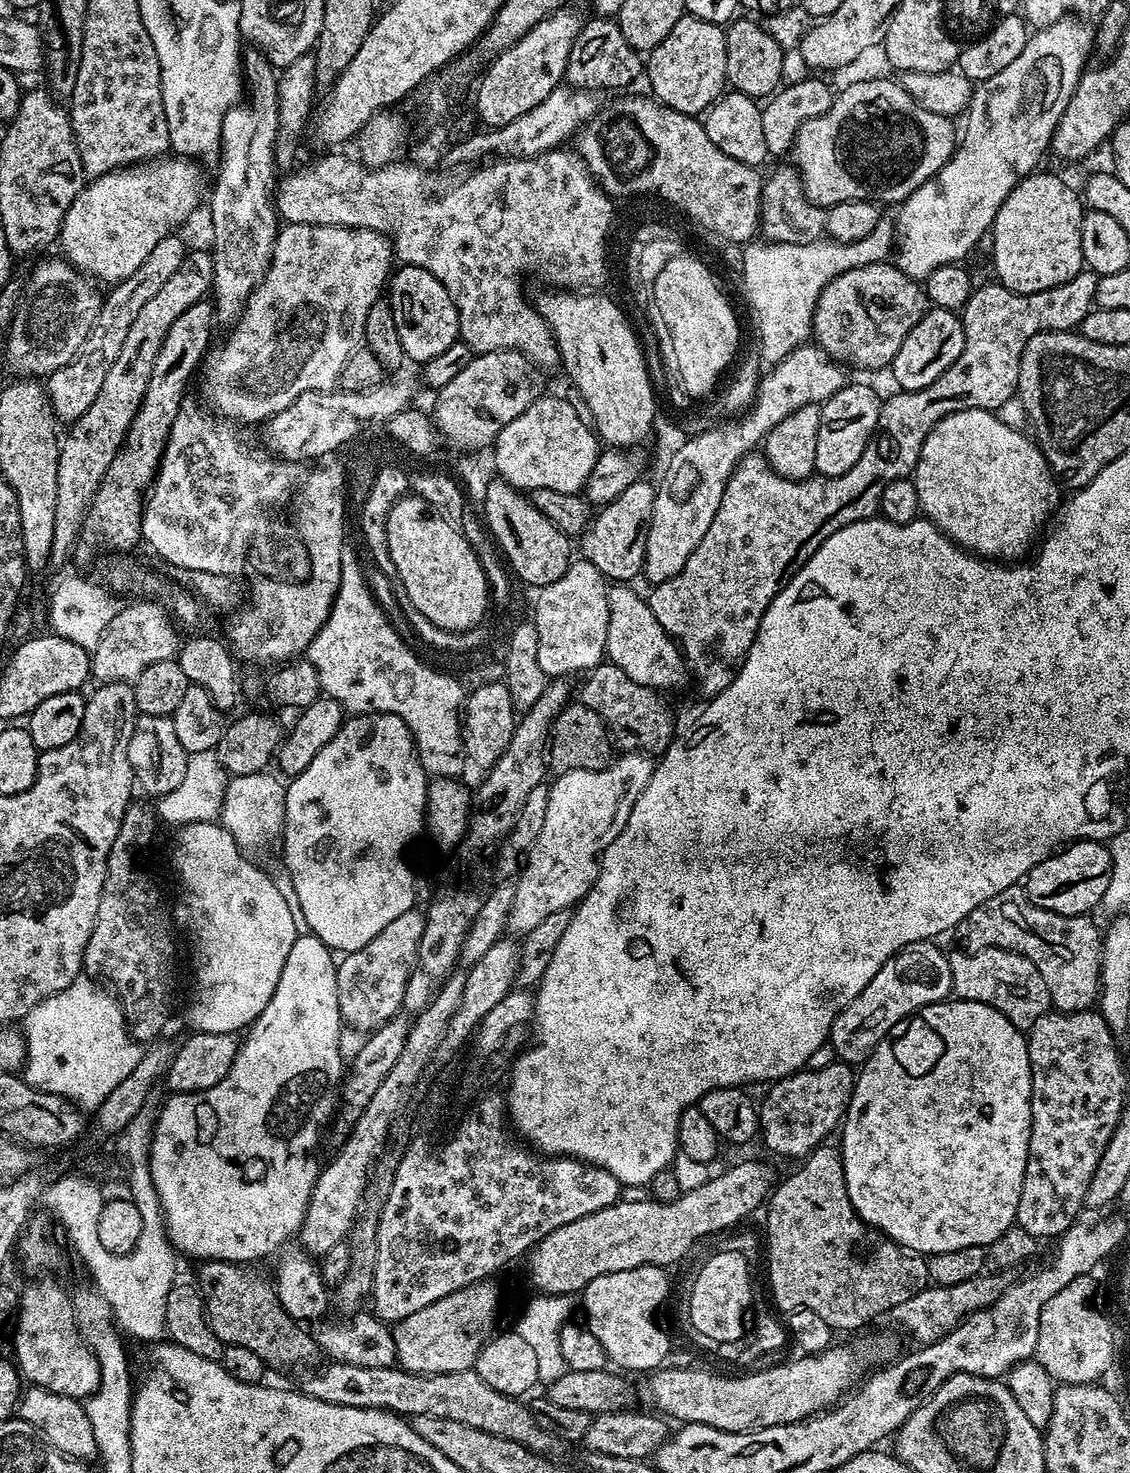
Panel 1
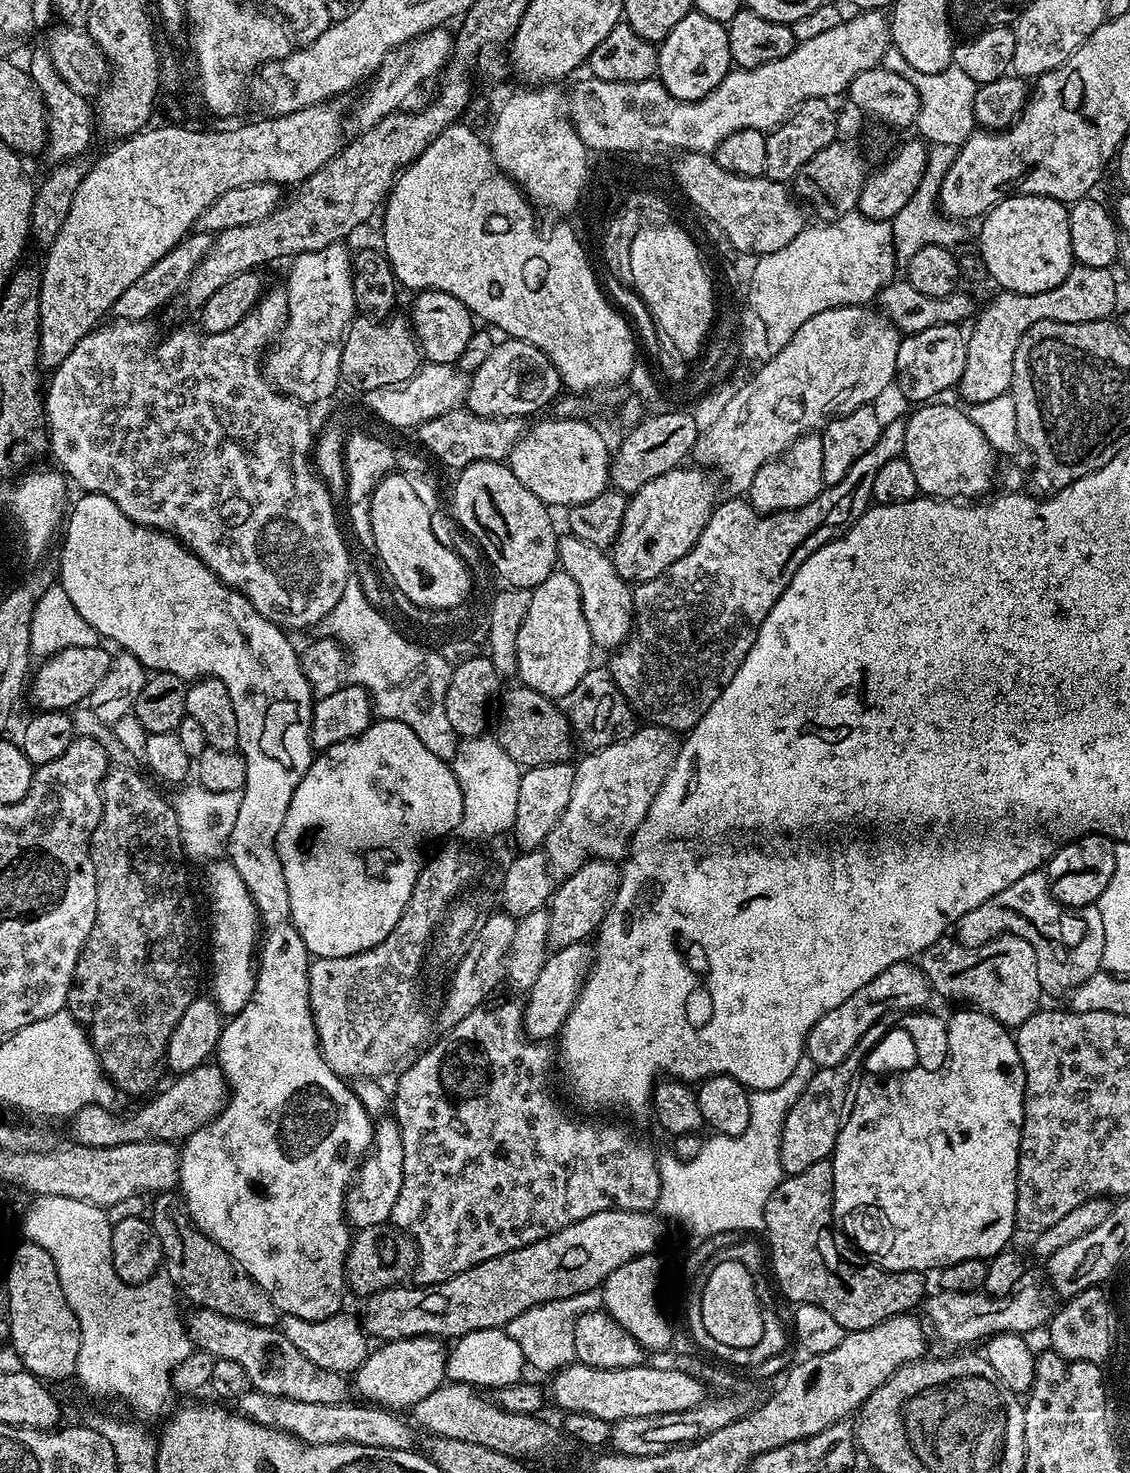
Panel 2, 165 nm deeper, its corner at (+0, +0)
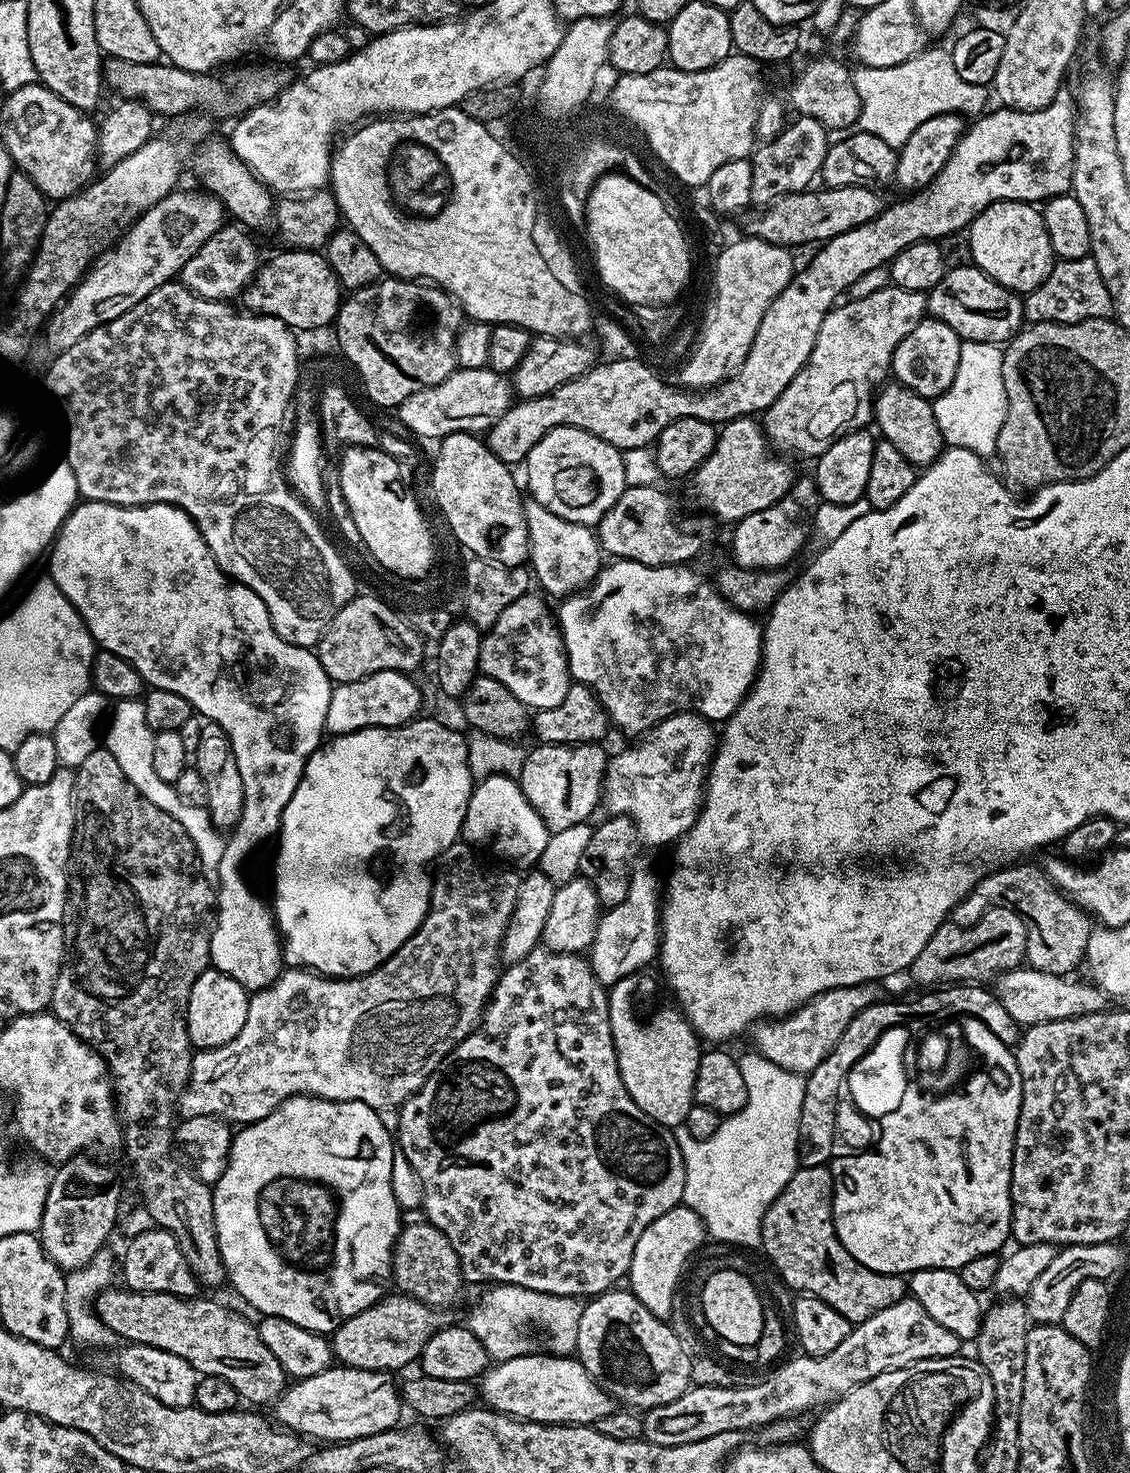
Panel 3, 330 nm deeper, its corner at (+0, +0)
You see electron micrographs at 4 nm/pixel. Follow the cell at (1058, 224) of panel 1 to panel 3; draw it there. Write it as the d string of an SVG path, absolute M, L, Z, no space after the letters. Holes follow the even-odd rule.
M999 200L986 206L986 210L972 220L966 239L972 251L971 263L1012 292L1034 291L1050 274L1054 263L1044 213L1032 202Z

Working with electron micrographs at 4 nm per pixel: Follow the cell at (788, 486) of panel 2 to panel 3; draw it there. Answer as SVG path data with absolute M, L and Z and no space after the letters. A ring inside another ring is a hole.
M804 478L797 479L796 483L793 484L790 491L786 493L774 506L766 506L766 510L758 510L754 514L750 514L746 518L742 518L741 520L735 521L734 527L736 528L732 532L732 556L734 559L735 567L737 568L747 568L749 570L780 570L785 566L784 564L788 564L792 559L795 558L796 555L799 554L800 551L804 548L804 543L807 542L808 536L810 540L810 533L812 532L812 521L816 518L816 512L820 509L821 506L820 492L816 489L816 481L815 479L808 478L808 480L804 480Z

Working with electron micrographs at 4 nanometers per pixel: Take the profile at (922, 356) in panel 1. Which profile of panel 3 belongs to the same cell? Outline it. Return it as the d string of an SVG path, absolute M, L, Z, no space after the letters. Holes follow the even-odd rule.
M925 318L918 326L914 326L914 330L910 330L910 334L906 334L906 338L902 338L898 350L894 350L891 375L920 396L940 396L950 386L950 382L954 382L954 374L958 374L961 343L960 336L954 334L950 326L941 320Z

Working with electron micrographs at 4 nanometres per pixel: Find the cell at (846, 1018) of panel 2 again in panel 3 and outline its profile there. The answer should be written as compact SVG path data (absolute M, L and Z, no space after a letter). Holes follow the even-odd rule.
M876 982L855 984L849 988L835 988L829 992L823 992L815 996L813 1000L807 1000L801 1008L789 1012L783 1018L765 1018L752 1025L750 1037L754 1043L755 1051L765 1056L770 1062L774 1062L782 1070L797 1074L807 1074L834 1050L838 1038L842 1038L842 1030L850 1026L854 1014L866 1010L866 1006L881 1003L881 985Z

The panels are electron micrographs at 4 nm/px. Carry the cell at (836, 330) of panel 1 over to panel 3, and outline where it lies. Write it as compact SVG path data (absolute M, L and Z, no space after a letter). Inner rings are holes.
M975 266L948 268L942 282L938 282L938 286L931 288L926 295L927 315L950 326L950 330L954 330L954 334L958 334L961 341L1003 345L1026 324L1021 293L1010 291Z

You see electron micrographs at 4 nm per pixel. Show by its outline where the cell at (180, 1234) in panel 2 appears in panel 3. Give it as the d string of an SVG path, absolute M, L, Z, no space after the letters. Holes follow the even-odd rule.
M97 746L92 753L82 762L82 766L75 769L76 777L76 799L81 813L88 812L88 816L81 815L78 820L78 856L80 860L80 872L88 885L84 888L84 904L88 909L84 912L84 921L80 924L80 933L76 936L76 953L72 956L69 964L65 963L60 969L54 986L52 1003L50 1005L51 1015L57 1016L76 1037L86 1042L90 1047L104 1059L108 1067L108 1075L111 1077L112 1090L116 1101L116 1110L122 1129L122 1149L128 1155L132 1163L132 1172L136 1175L136 1184L140 1187L140 1196L148 1200L148 1216L151 1223L157 1228L165 1228L170 1234L174 1234L174 1242L178 1242L178 1250L182 1250L182 1258L186 1258L186 1266L190 1266L192 1277L197 1285L208 1288L216 1288L226 1280L224 1263L220 1257L220 1244L216 1241L216 1227L214 1226L214 1206L212 1205L212 1188L202 1183L196 1177L195 1172L188 1167L187 1163L178 1161L172 1157L174 1152L174 1128L178 1120L178 1105L180 1095L188 1085L188 1075L192 1069L192 1057L194 1047L187 1036L187 1002L190 998L191 987L199 976L210 967L210 938L212 937L212 925L216 922L216 898L217 889L208 881L205 865L200 863L194 842L166 814L166 810L158 810L154 802L142 798L138 790L134 790L134 782L122 774L122 766L114 762L114 754L110 754L107 747Z

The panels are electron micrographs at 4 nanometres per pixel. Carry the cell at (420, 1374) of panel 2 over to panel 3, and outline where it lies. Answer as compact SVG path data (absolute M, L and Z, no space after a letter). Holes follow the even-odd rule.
M333 1366L322 1370L322 1374L297 1379L289 1383L275 1401L275 1423L312 1442L343 1442L382 1434L401 1423L402 1392L392 1379L387 1372L343 1366Z

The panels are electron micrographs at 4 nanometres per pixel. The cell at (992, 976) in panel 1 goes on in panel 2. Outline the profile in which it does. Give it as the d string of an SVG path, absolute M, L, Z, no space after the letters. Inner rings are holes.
M1005 934L977 948L964 948L955 939L941 938L920 953L918 963L937 997L965 1000L965 1005L985 1012L1009 1030L1020 1028L1026 1018L1041 1011L1038 958L1034 958L1034 946L1017 936Z

